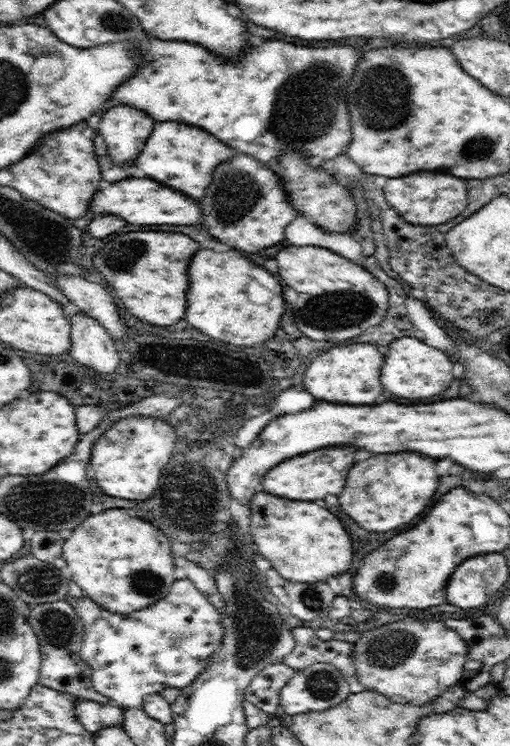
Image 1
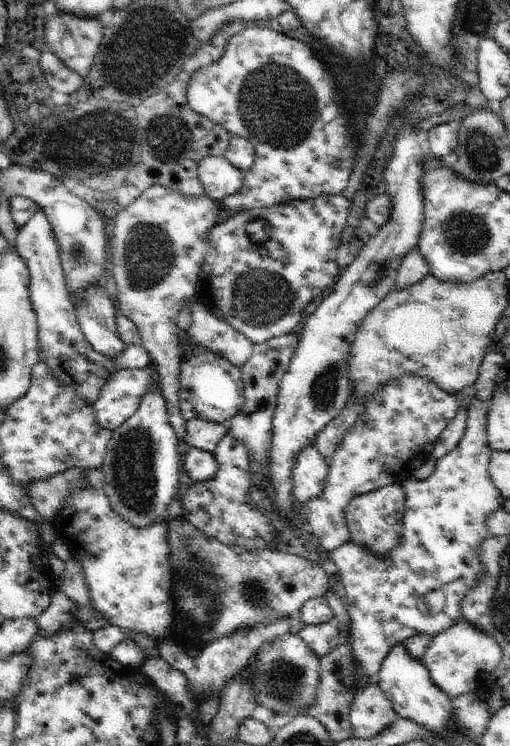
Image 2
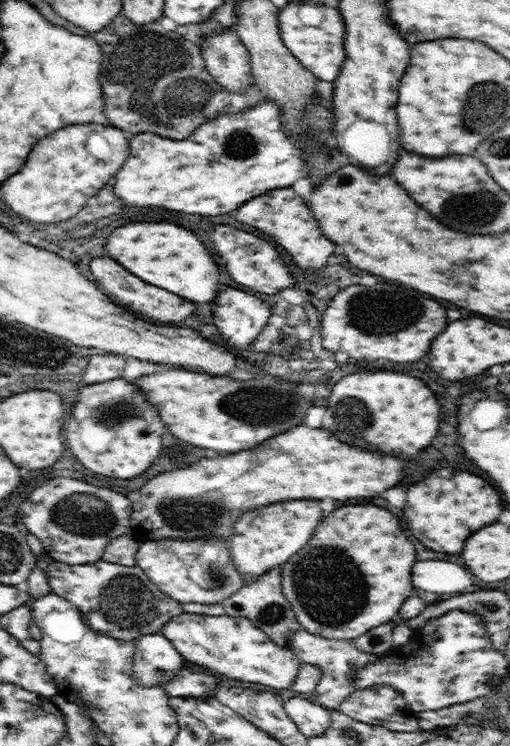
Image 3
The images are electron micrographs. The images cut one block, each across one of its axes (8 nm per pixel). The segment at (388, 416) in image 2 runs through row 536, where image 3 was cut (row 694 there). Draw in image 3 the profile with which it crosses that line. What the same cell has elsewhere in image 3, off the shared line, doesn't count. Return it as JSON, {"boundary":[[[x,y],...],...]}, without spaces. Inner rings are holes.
{"boundary":[[[303,629],[294,634],[290,648],[301,664],[316,665],[324,670],[318,686],[316,686],[317,703],[334,711],[338,711],[341,703],[356,689],[354,677],[357,676],[355,674],[363,666],[369,665],[369,662],[375,661],[379,657],[376,652],[368,654],[358,650],[353,640],[324,638],[310,634]]]}

